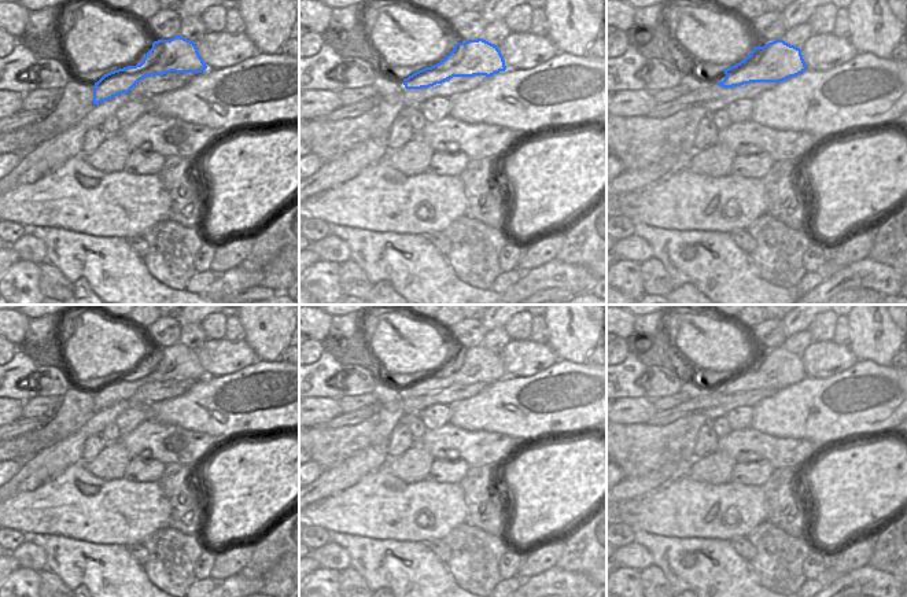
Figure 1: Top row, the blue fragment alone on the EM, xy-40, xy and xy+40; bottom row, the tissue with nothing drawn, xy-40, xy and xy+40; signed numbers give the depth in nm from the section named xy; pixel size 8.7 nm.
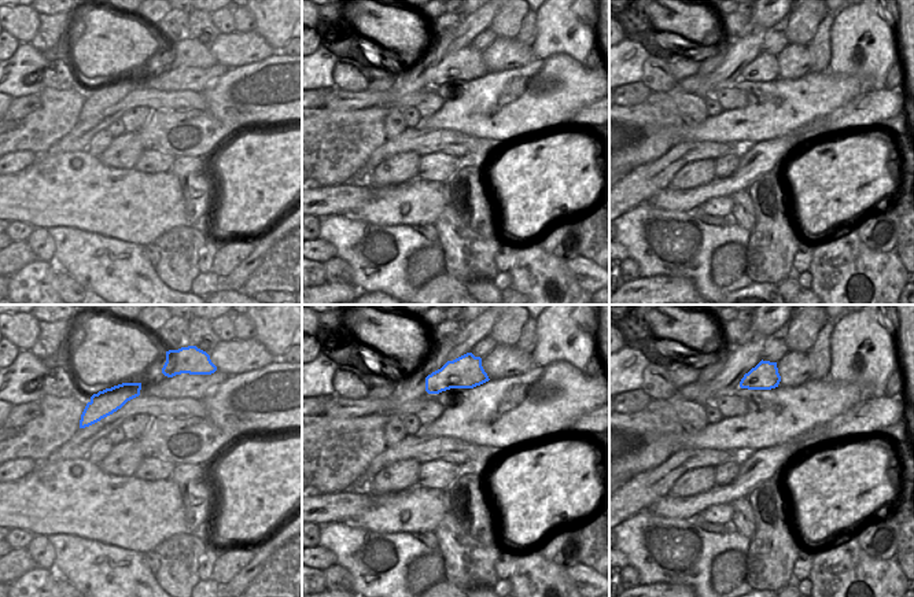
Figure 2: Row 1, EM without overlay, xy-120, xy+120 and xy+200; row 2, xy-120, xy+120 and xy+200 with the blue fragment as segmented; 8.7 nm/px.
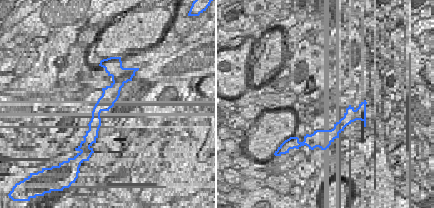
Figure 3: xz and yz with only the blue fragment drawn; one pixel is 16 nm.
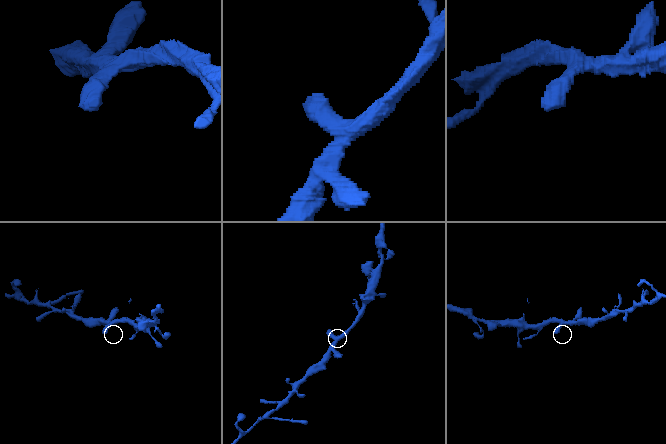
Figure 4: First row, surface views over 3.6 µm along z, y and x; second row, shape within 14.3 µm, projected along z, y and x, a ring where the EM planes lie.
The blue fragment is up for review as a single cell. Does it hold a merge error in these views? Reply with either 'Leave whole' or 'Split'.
Leave whole.

